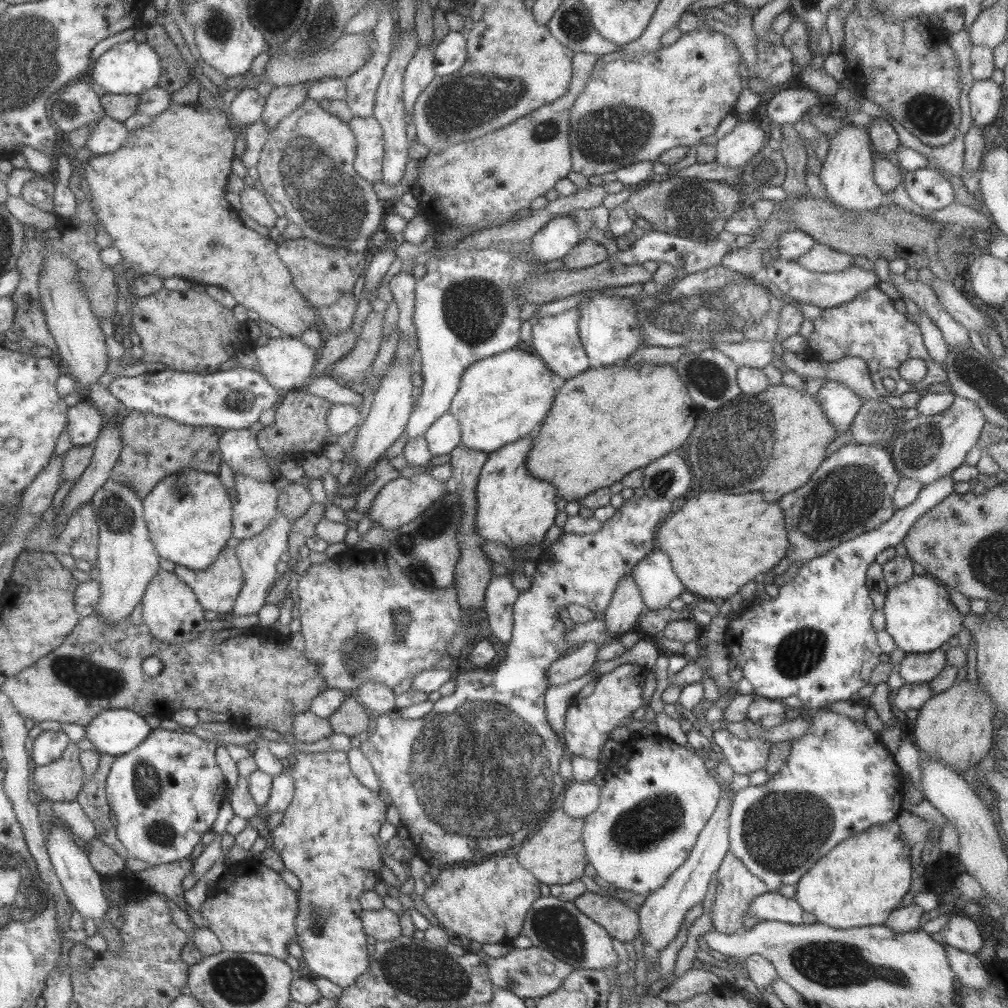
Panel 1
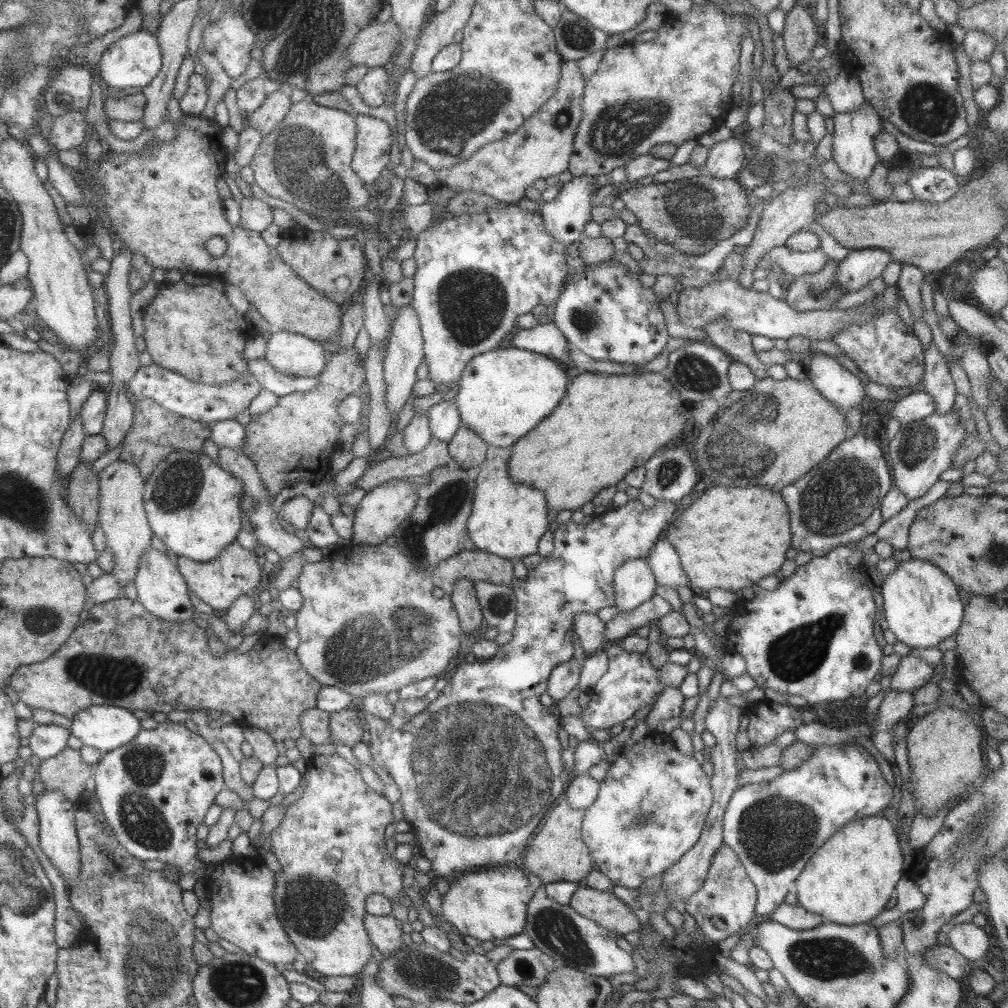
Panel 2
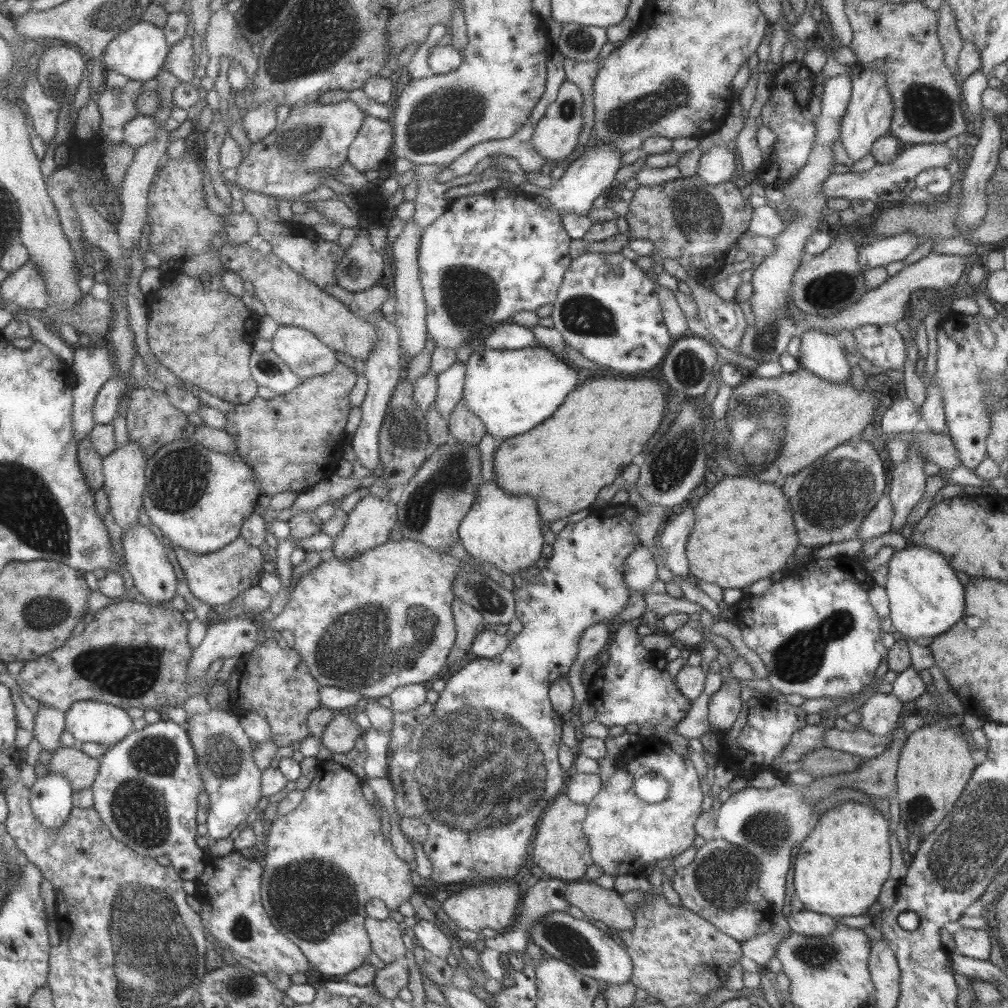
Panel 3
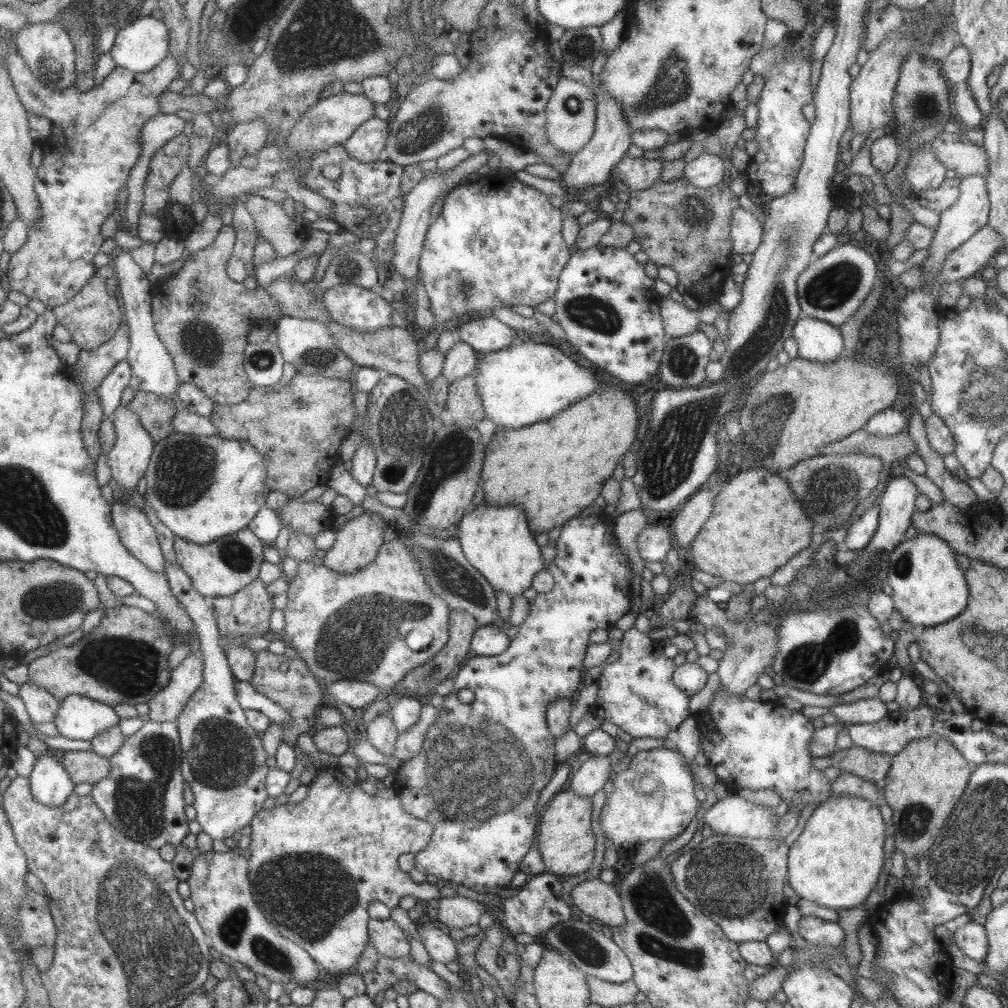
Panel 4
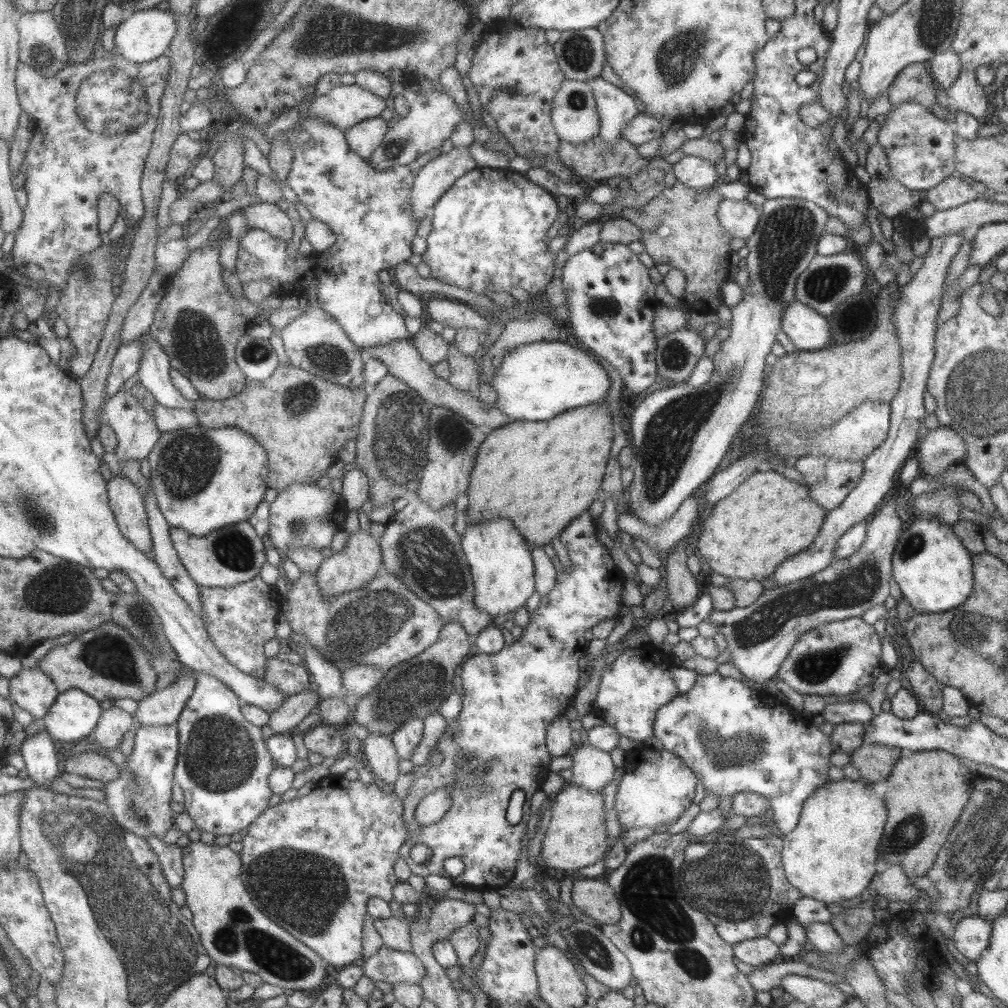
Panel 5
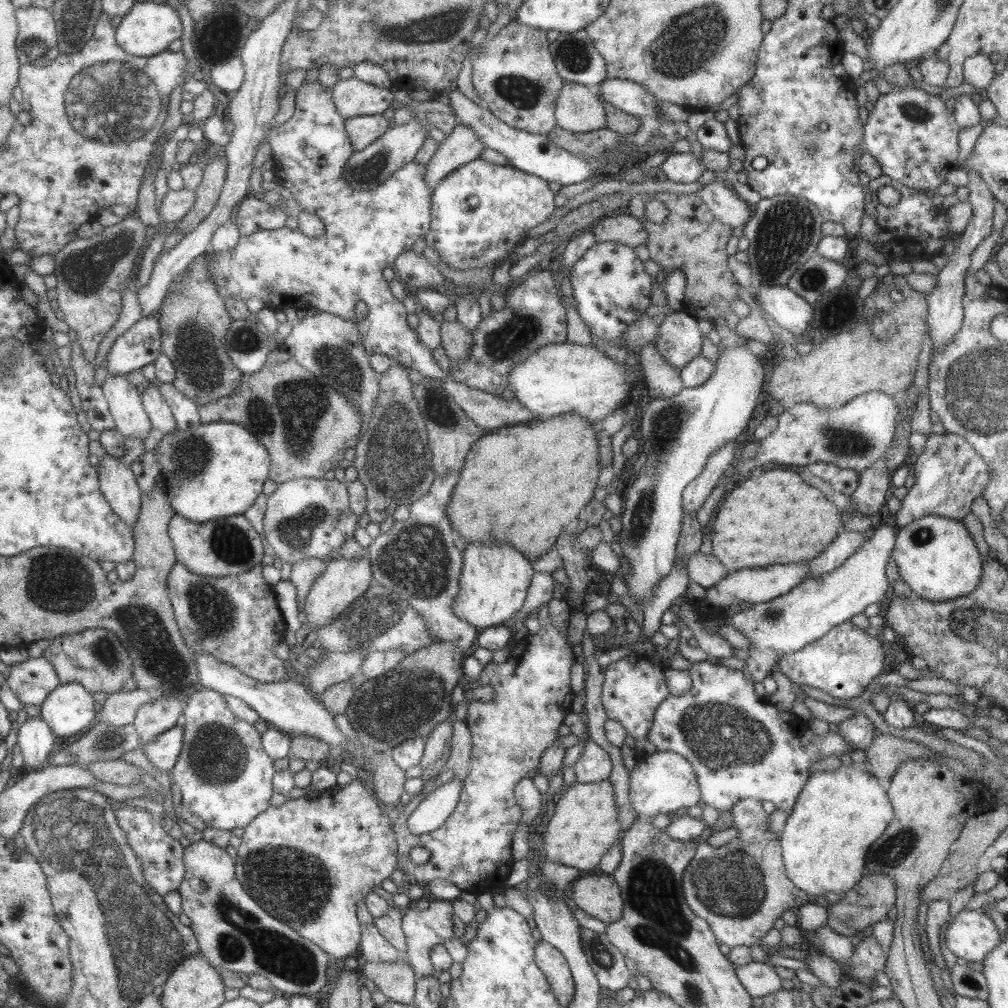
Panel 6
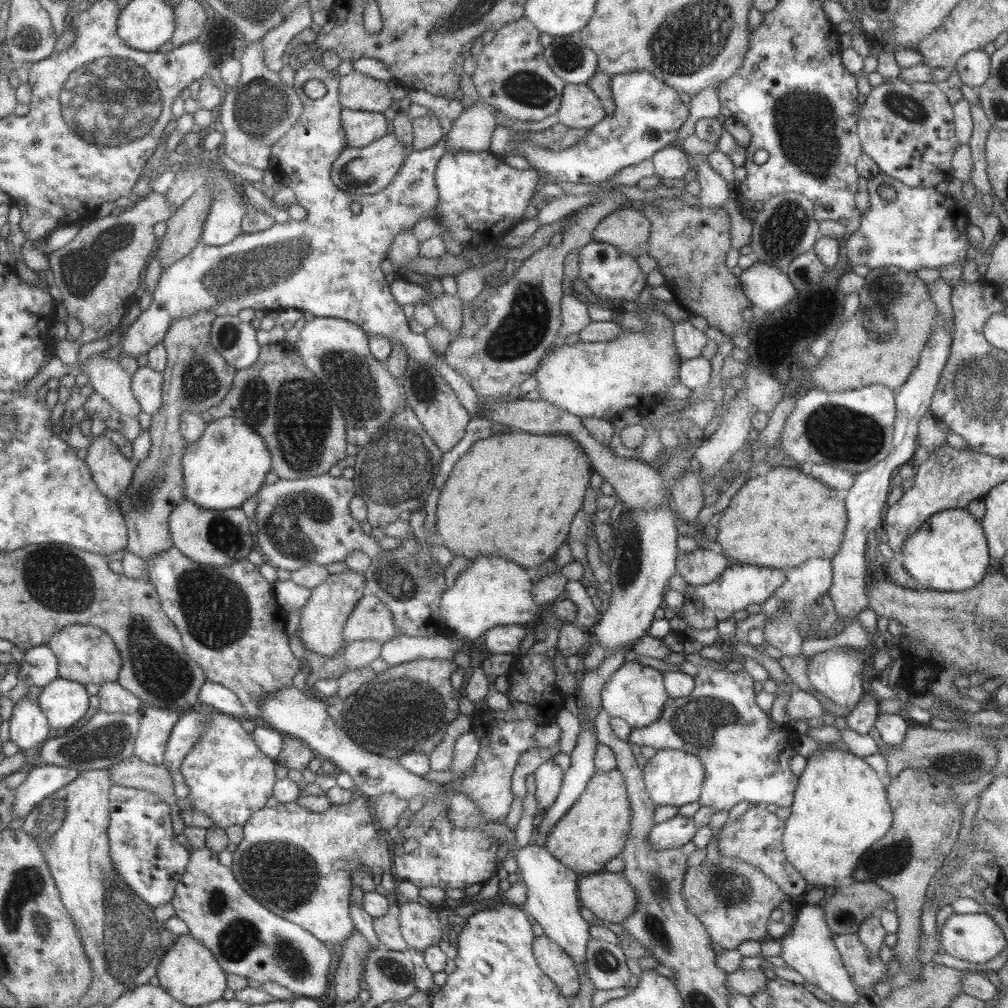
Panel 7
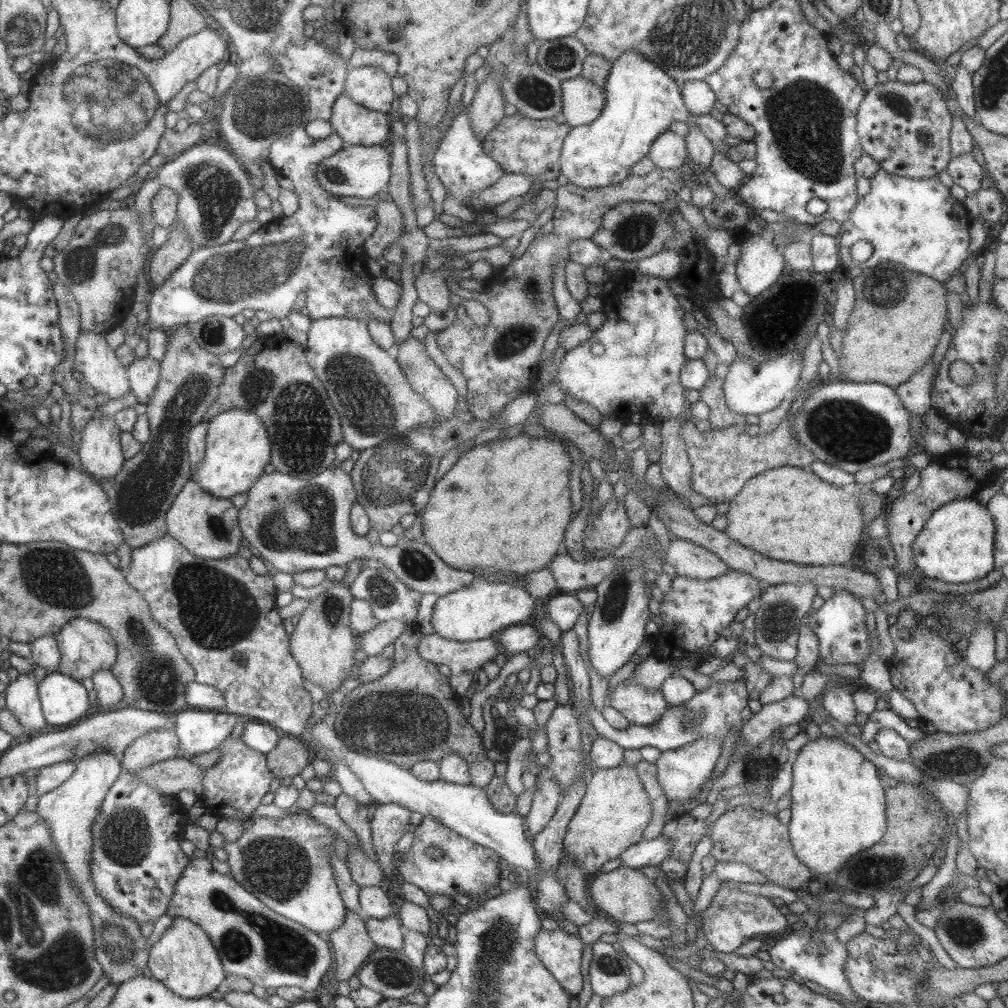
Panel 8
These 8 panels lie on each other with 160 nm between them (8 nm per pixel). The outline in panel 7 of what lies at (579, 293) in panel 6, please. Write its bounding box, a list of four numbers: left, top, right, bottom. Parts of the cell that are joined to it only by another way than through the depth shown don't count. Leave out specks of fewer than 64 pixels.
[578,241,646,308]

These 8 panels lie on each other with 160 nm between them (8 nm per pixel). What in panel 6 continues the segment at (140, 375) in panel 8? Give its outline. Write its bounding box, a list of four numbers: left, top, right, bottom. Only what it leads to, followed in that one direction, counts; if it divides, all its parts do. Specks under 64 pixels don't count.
[140,379,175,435]

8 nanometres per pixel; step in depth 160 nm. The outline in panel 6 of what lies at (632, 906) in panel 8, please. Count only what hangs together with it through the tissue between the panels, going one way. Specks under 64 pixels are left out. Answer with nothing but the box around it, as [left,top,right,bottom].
[568,874,623,926]

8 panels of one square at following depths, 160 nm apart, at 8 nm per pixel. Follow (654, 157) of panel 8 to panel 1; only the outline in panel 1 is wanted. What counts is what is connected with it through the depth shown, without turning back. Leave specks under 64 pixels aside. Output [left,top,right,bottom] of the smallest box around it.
[714,117,768,168]

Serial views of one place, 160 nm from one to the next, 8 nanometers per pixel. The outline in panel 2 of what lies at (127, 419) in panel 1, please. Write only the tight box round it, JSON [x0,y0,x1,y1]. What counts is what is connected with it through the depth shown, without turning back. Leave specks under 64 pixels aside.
[119,398,211,482]

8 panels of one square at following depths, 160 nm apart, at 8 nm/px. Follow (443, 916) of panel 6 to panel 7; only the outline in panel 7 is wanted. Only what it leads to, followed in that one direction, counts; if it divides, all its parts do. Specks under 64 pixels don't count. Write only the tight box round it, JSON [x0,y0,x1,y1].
[398,901,441,951]

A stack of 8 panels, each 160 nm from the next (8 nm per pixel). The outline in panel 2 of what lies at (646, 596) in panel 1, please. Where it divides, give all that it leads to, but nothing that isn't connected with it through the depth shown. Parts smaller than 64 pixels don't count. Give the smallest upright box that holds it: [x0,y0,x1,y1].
[646,539,689,590]

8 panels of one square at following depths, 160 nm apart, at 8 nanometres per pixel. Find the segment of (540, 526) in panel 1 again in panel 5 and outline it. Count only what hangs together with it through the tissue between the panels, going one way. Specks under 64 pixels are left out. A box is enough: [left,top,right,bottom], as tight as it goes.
[460,520,534,618]

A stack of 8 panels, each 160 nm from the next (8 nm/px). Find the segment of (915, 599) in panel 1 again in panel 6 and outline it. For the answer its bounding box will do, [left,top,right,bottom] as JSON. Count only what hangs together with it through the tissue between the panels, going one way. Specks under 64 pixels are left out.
[891,515,984,601]

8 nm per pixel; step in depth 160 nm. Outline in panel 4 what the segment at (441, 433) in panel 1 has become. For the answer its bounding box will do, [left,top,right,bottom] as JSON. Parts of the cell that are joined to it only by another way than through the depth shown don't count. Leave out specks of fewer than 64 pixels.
[441,341,478,384]

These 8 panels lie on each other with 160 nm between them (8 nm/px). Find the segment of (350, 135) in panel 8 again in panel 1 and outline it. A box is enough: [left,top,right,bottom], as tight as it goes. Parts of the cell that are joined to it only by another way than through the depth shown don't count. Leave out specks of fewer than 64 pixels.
[347,115,385,183]

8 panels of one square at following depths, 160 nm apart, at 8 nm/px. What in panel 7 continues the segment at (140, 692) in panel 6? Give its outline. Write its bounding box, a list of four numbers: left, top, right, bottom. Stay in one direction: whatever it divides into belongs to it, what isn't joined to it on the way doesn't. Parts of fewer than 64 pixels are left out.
[96,681,143,714]

